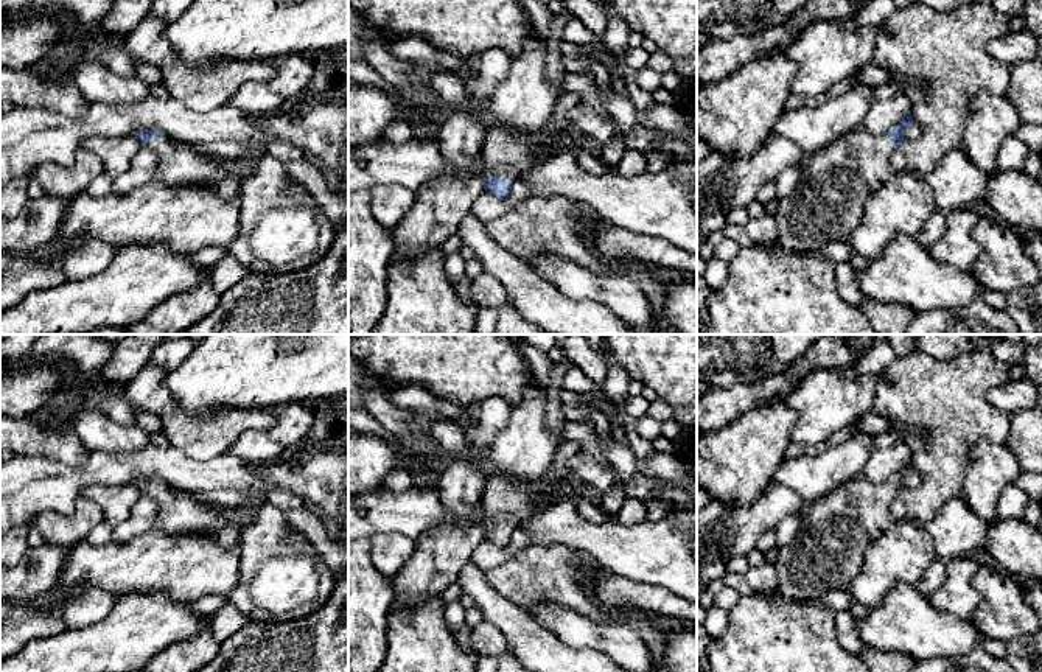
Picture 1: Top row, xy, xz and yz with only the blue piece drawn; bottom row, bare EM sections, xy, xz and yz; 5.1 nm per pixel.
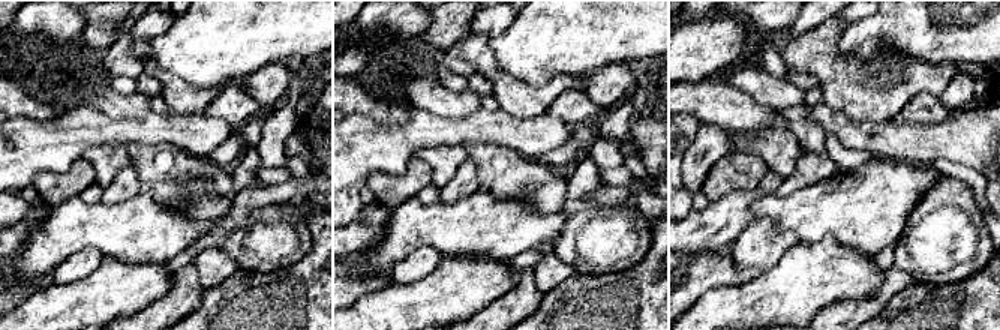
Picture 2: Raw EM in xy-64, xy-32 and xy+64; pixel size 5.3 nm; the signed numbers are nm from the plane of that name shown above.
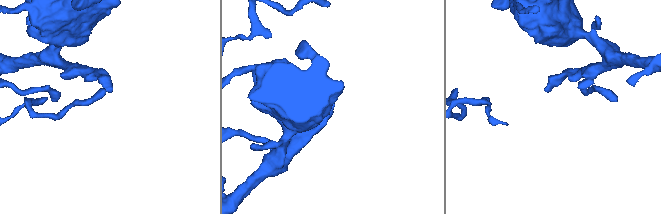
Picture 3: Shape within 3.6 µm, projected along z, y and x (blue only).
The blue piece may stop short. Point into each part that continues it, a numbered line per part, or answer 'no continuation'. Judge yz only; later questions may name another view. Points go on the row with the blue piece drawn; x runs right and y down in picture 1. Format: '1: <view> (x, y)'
1: yz (826, 206)

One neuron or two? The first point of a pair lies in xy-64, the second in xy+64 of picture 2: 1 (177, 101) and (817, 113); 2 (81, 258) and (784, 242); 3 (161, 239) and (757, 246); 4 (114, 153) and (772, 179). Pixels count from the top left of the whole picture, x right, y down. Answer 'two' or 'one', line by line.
1: two
2: one
3: two
4: two

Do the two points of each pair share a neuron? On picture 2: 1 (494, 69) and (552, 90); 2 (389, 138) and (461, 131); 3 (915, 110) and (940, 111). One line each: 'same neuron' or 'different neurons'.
1: same neuron
2: same neuron
3: same neuron

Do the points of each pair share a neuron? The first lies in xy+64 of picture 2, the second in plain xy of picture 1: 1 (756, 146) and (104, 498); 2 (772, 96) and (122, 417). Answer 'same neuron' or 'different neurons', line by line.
1: same neuron
2: different neurons

